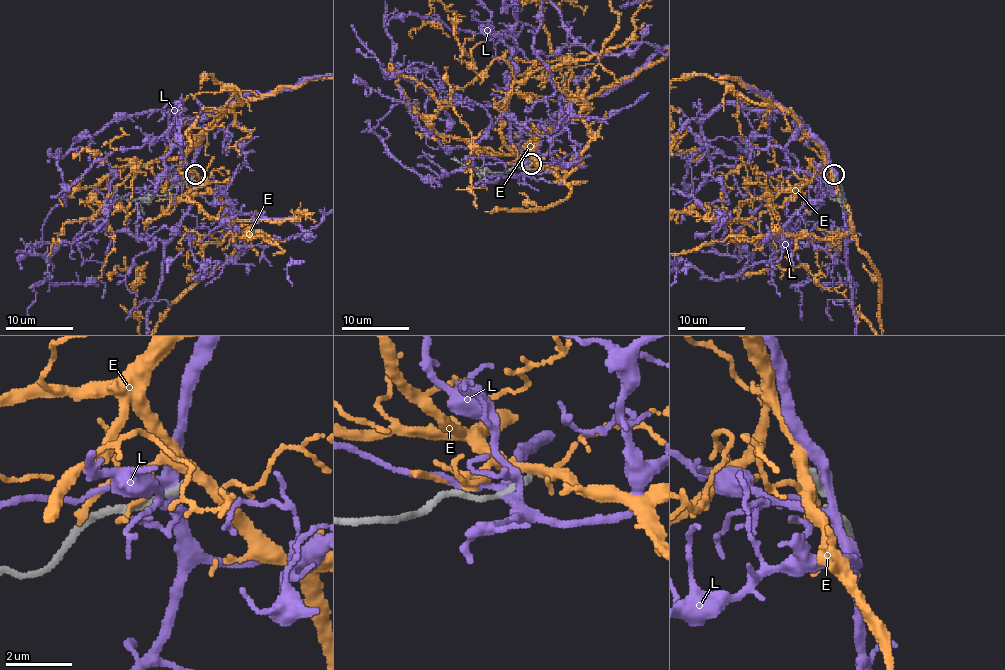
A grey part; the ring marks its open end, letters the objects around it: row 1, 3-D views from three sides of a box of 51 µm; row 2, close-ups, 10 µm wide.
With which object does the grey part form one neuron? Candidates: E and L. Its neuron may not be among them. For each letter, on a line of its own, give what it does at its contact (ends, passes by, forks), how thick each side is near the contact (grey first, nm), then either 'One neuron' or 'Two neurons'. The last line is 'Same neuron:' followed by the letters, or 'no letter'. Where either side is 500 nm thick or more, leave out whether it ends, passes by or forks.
E: It forks there. Thickness 200 nm (grey) against 280 nm. Two neurons
L: It forks there. Thickness 240 nm (grey) against 280 nm. Two neurons
Same neuron: no letter

